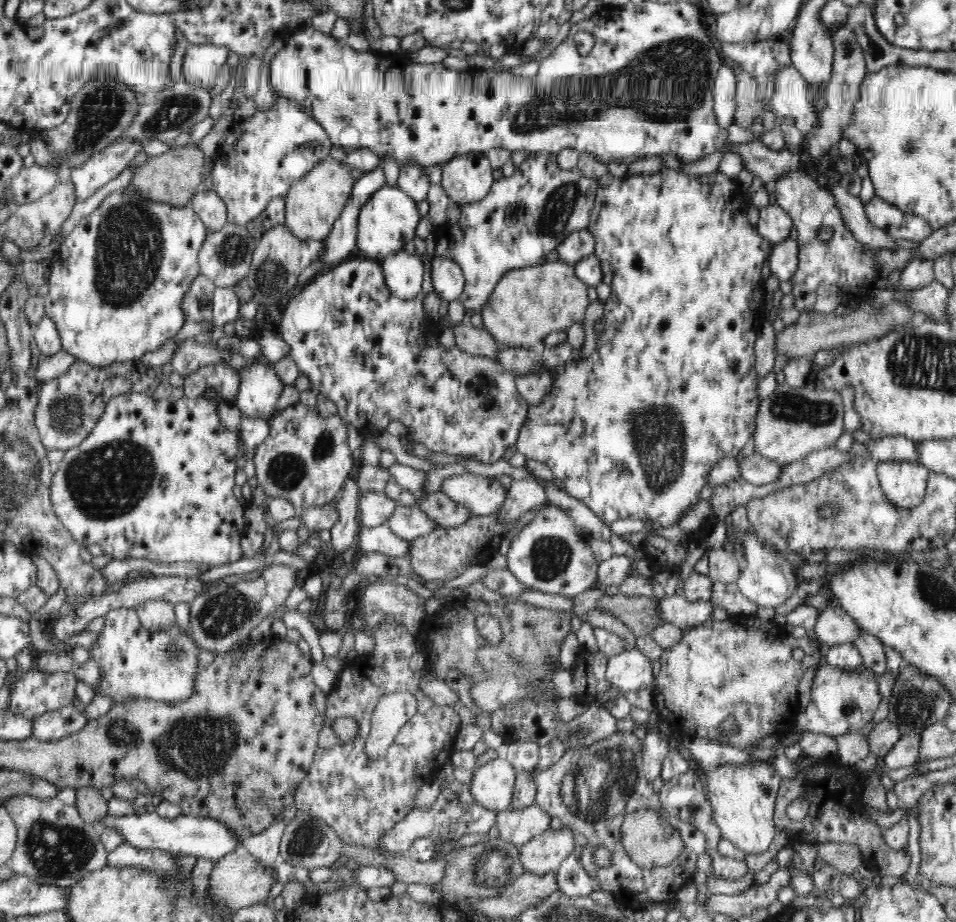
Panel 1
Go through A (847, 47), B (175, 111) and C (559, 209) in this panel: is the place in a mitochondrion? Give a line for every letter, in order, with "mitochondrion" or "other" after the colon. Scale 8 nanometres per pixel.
A: mitochondrion
B: mitochondrion
C: mitochondrion

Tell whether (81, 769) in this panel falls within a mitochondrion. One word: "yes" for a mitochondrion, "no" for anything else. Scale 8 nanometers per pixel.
no

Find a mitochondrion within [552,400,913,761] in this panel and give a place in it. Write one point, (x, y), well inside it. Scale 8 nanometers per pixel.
(658, 433)

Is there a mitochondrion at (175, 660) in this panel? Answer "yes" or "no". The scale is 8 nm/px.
yes

